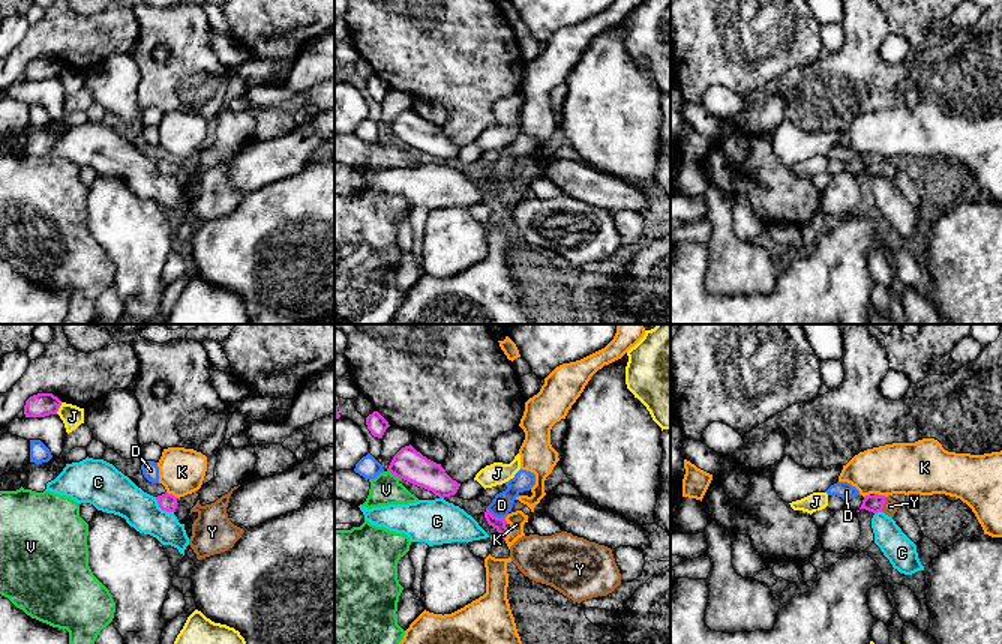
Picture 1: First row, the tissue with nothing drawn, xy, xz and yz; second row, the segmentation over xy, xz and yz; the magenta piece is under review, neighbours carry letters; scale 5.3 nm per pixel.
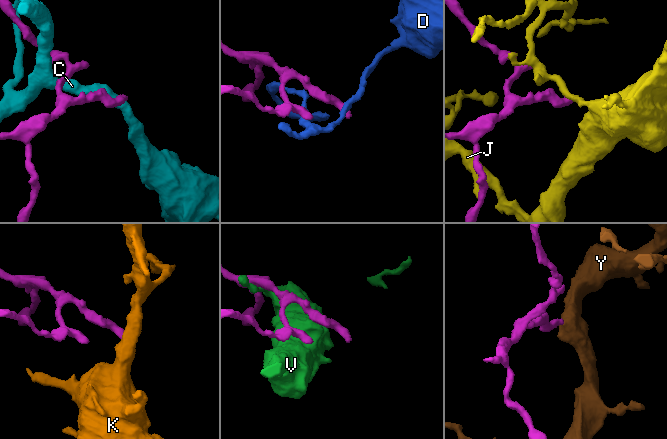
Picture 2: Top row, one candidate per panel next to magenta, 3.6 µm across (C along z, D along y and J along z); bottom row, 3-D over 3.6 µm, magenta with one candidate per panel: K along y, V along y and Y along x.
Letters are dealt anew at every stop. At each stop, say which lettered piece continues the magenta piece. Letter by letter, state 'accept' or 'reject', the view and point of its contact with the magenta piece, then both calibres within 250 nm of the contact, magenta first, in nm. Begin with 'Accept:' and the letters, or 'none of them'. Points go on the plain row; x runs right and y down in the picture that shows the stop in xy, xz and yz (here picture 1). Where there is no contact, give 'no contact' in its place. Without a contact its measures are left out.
Accept: Y
C: reject | xy (162, 173) | 100/200 nm
D: reject | xz (495, 180) | 60/110 nm
J: reject | xy (59, 71) | 130/120 nm
K: reject | xy (171, 158) | 100/240 nm
V: reject | xz (393, 137) | 170/160 nm
Y: accept | yz (882, 168) | 100/80 nm

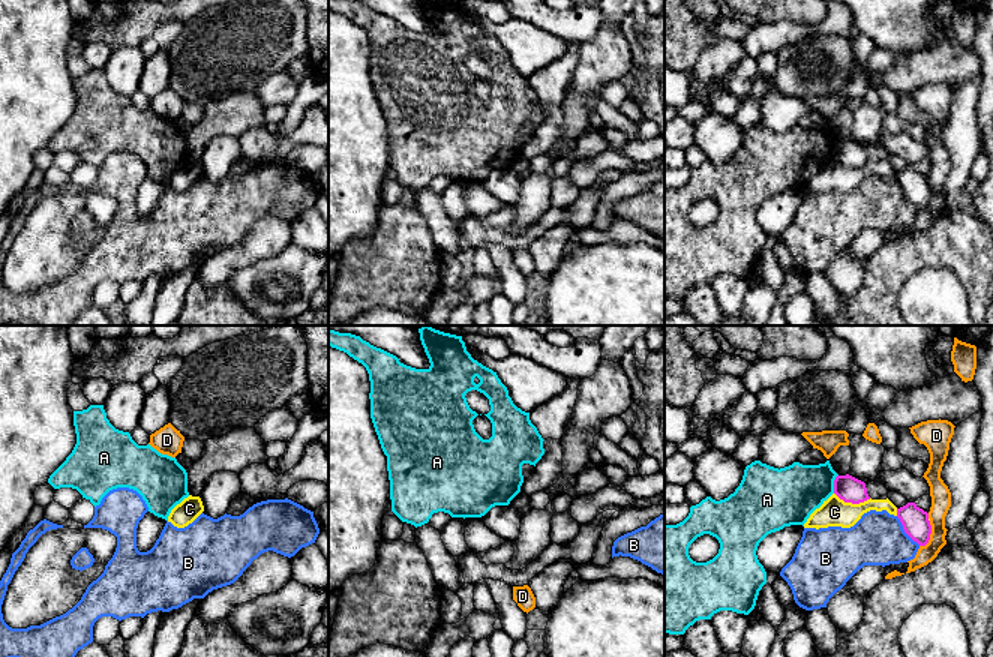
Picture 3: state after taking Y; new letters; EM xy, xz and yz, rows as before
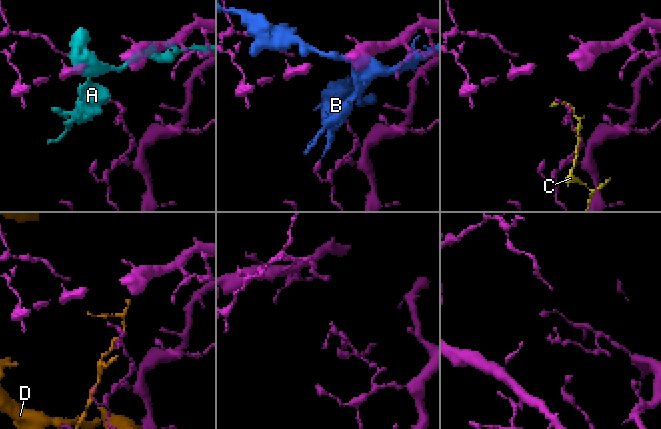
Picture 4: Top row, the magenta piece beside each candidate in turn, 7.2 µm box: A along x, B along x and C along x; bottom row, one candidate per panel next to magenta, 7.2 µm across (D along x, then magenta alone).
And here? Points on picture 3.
Accept: none of them
A: reject | yz (834, 147) | 140/300 nm
B: reject | yz (905, 195) | 150/280 nm
C: reject | yz (852, 167) | 140/160 nm
D: reject | yz (929, 200) | 150/110 nm

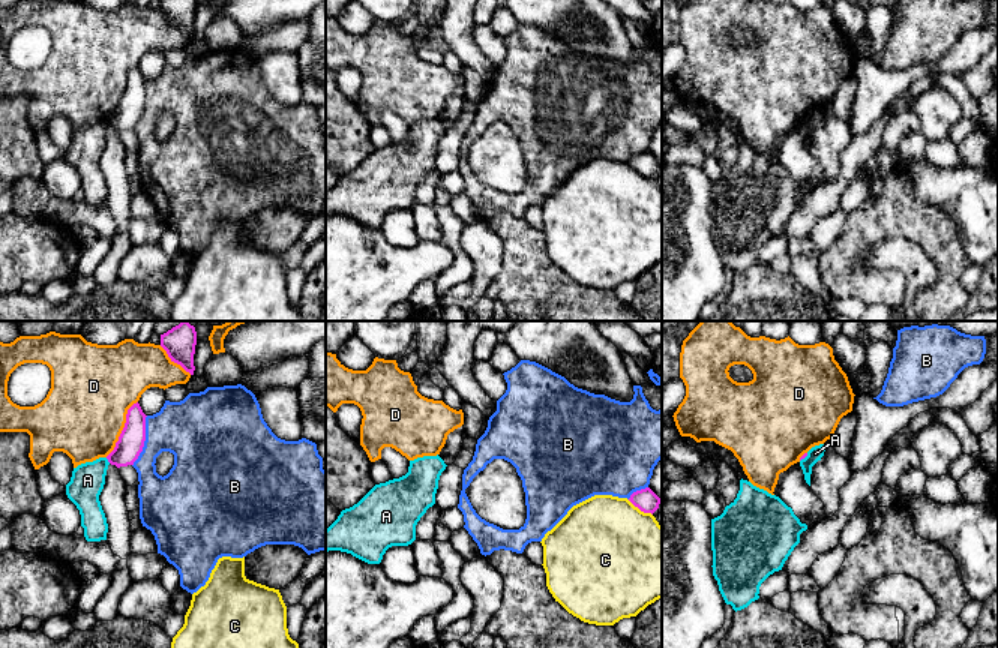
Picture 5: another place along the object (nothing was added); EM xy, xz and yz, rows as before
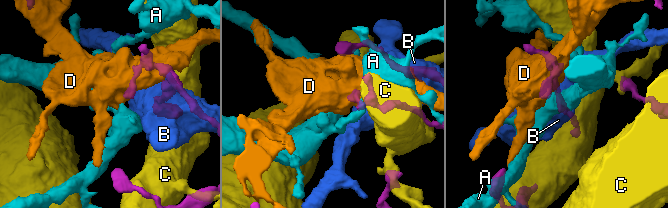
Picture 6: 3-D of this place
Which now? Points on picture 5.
Accept: none of them
A: reject | xy (108, 125) | 140/180 nm
B: reject | xy (144, 104) | 140/320 nm
C: reject | xz (640, 173) | 120/500 nm
D: reject | xy (123, 93) | 140/440 nm

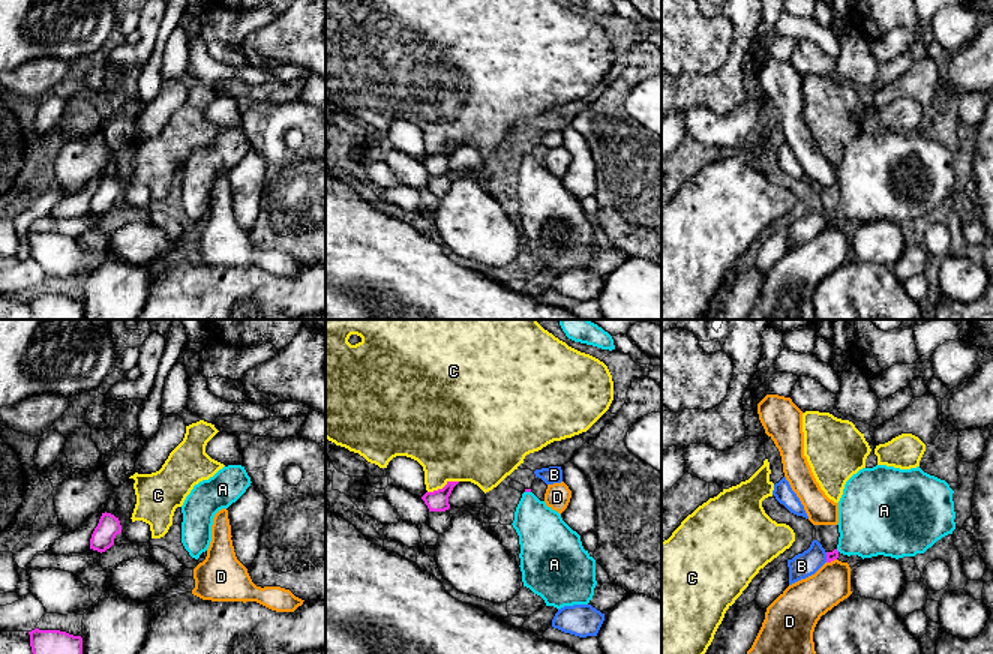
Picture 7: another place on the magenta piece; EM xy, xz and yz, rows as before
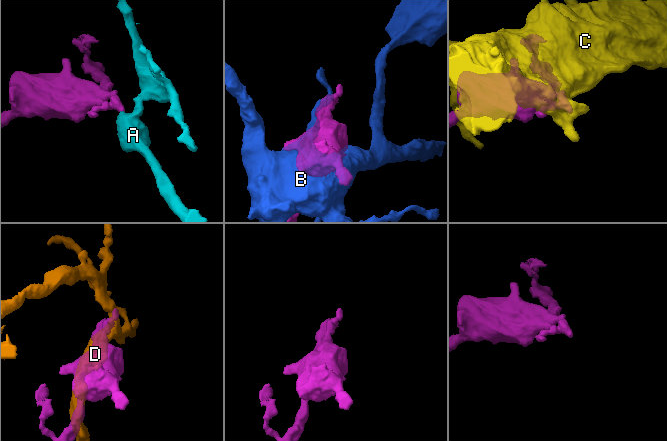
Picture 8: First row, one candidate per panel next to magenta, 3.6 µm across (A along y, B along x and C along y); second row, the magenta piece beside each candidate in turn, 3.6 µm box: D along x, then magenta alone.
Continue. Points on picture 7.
Accept: A
A: accept | xz (528, 155) | 20/260 nm
B: reject | yz (827, 221) | 50/140 nm
C: reject | xz (444, 150) | 110/440 nm
D: reject | yz (831, 224) | 50/220 nm

